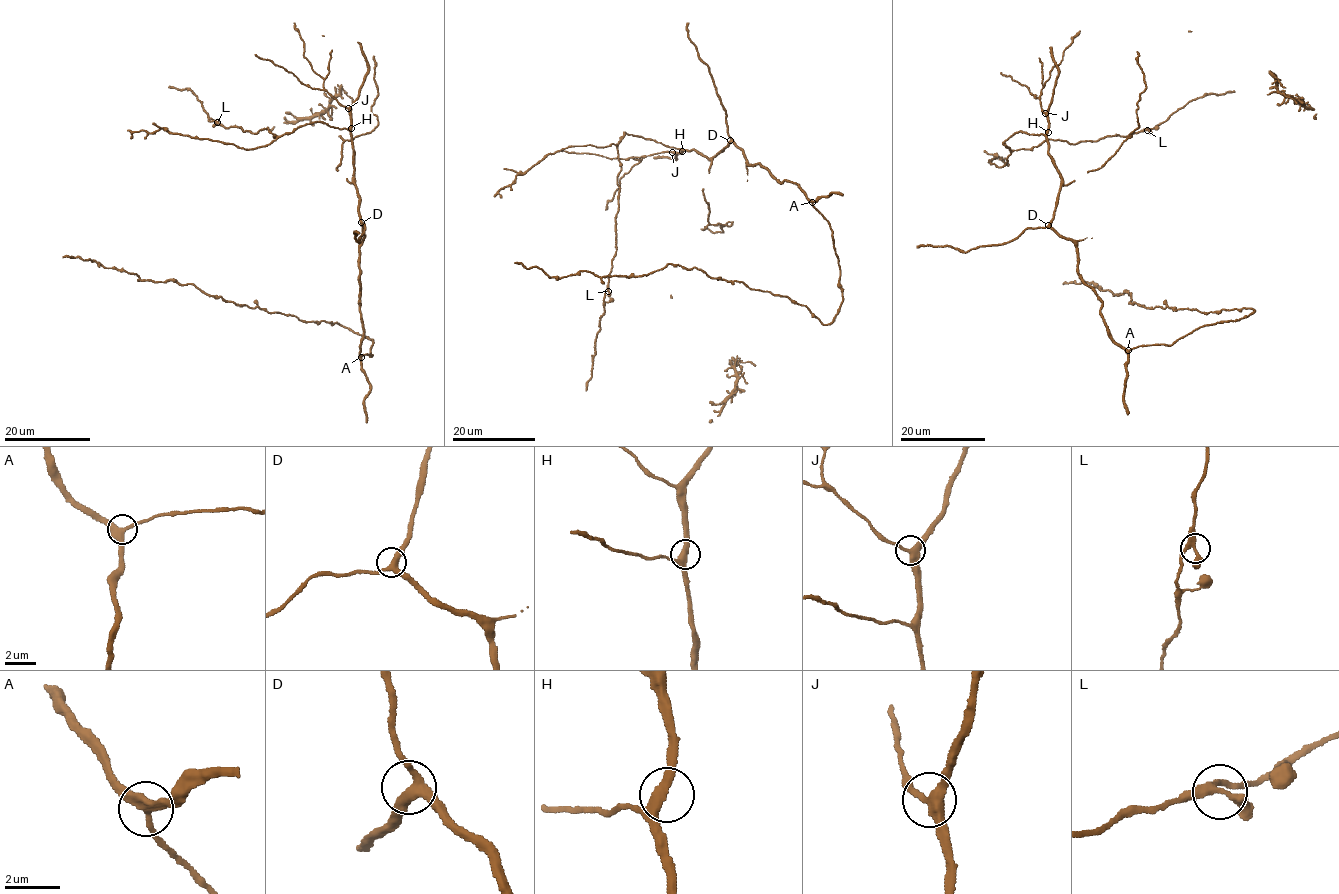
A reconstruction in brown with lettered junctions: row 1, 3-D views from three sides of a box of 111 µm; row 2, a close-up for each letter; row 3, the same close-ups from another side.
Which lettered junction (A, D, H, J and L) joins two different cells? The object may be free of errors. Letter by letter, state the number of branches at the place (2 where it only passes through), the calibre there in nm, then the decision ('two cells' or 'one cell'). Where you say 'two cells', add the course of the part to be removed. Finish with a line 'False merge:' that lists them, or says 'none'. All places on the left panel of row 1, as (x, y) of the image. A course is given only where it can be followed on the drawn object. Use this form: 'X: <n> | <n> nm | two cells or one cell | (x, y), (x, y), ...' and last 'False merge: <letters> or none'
A: 3 | 320 nm | one cell
D: 3 | 360 nm | one cell
H: 3 | 320 nm | one cell
J: 3 | 320 nm | one cell
L: 3 | 280 nm | one cell
False merge: none

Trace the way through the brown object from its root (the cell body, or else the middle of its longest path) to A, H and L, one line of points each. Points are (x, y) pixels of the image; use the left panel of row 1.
A: (359, 265), (361, 357)
H: (359, 265), (359, 248), (365, 237), (359, 215), (351, 128)
L: (359, 265), (365, 237), (348, 129), (315, 122), (276, 137), (268, 127), (252, 133), (216, 123)

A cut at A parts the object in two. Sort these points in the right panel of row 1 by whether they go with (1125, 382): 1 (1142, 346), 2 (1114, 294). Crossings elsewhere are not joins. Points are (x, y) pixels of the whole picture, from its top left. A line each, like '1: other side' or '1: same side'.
1: other side
2: other side

